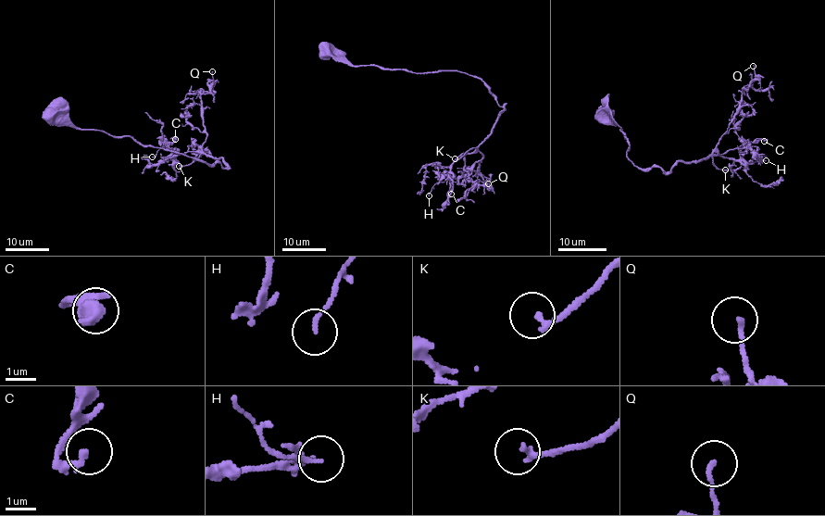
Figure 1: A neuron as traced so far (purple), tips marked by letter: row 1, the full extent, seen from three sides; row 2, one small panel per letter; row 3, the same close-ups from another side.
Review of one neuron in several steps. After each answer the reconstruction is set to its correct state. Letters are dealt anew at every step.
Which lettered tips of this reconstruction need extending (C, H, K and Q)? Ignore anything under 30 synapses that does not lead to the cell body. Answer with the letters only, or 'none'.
K

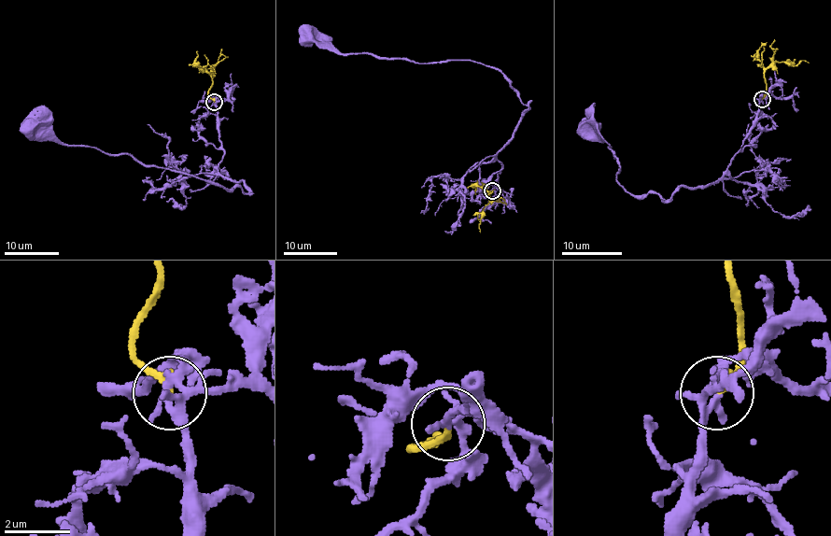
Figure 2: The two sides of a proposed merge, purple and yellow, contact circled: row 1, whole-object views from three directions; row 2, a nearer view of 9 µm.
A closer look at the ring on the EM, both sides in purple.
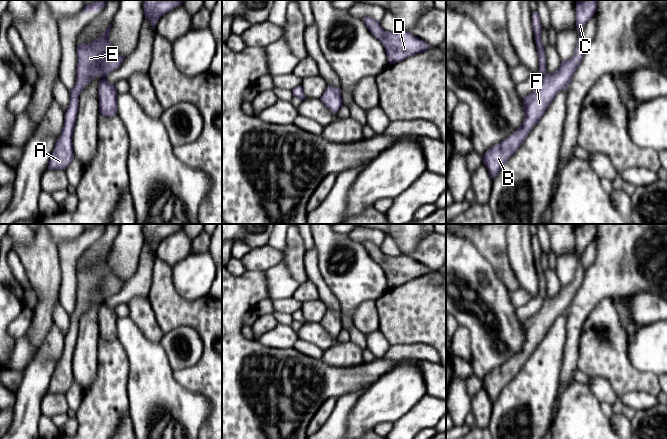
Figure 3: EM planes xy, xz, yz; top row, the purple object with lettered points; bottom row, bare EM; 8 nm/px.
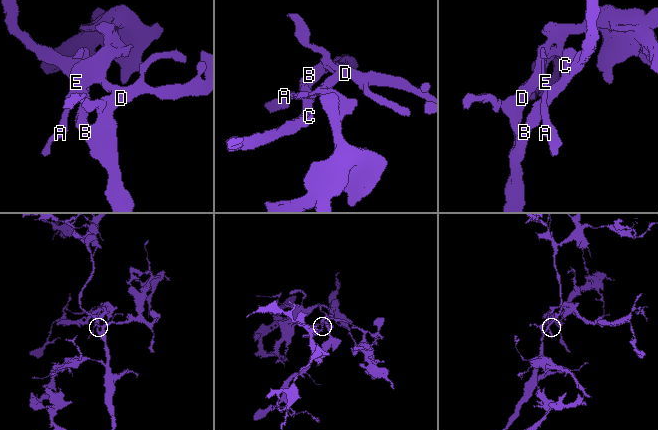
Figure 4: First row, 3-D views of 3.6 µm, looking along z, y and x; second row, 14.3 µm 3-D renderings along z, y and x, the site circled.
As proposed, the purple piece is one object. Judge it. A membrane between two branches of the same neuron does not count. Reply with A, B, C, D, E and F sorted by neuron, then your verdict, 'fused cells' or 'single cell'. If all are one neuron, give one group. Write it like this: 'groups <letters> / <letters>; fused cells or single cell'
groups A B C D E F; single cell

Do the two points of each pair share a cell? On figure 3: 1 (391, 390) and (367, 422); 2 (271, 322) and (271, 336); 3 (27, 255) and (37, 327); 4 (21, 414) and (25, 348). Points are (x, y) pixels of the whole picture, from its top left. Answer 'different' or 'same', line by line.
1: same
2: different
3: same
4: different

